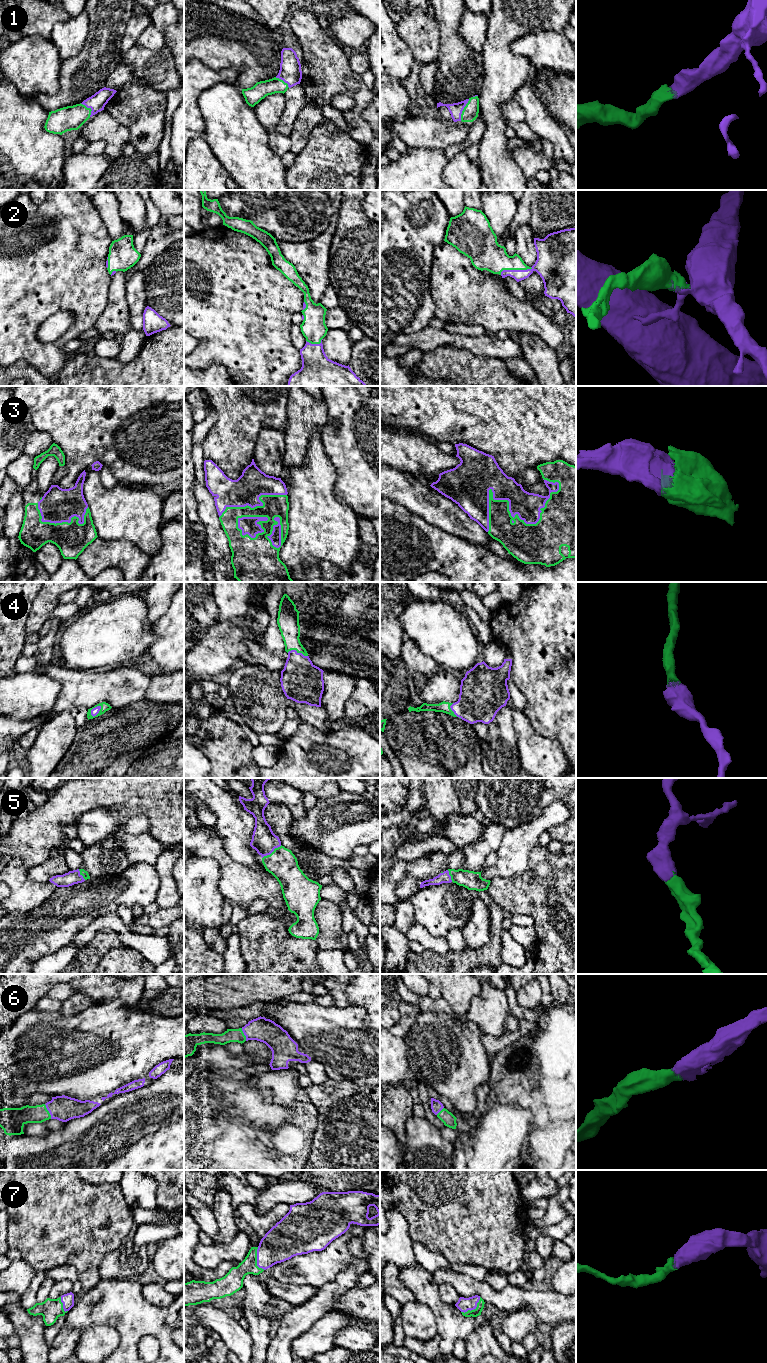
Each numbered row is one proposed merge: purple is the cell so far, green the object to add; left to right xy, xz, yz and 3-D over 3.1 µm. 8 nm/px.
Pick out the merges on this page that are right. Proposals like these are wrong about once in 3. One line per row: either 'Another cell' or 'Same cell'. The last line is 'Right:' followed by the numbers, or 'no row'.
1: Same cell
2: Same cell
3: Same cell
4: Same cell
5: Same cell
6: Same cell
7: Same cell
Right: 1, 2, 3, 4, 5, 6, 7

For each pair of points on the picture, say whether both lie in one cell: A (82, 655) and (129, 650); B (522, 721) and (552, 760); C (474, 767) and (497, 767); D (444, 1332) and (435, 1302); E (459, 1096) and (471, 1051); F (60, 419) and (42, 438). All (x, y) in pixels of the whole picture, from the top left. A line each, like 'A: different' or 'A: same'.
A: same
B: same
C: different
D: same
E: same
F: different

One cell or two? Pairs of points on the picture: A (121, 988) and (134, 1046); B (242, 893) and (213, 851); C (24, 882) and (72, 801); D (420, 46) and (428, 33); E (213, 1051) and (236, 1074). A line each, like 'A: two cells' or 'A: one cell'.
A: two cells
B: one cell
C: two cells
D: one cell
E: two cells

